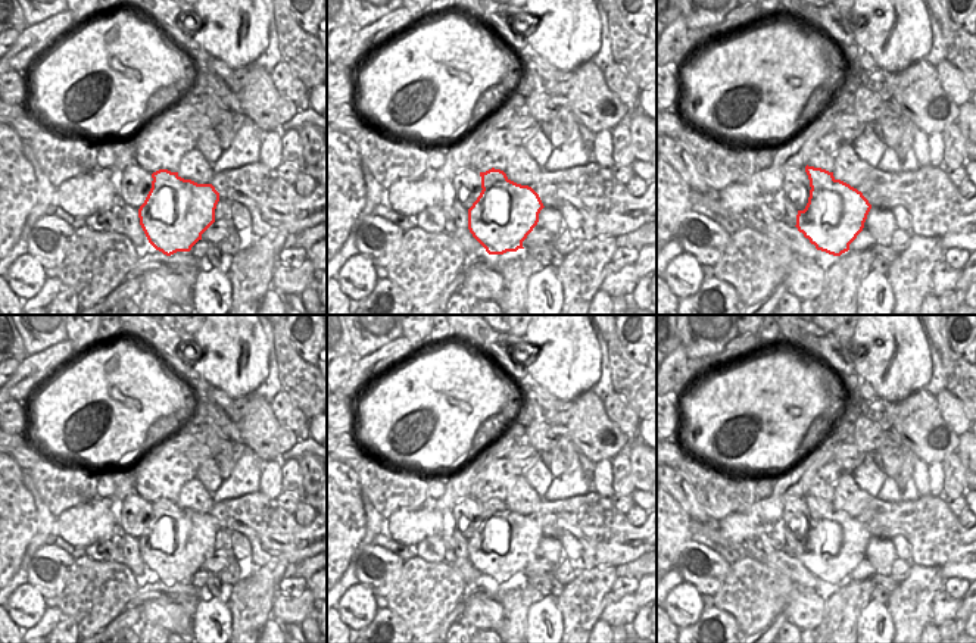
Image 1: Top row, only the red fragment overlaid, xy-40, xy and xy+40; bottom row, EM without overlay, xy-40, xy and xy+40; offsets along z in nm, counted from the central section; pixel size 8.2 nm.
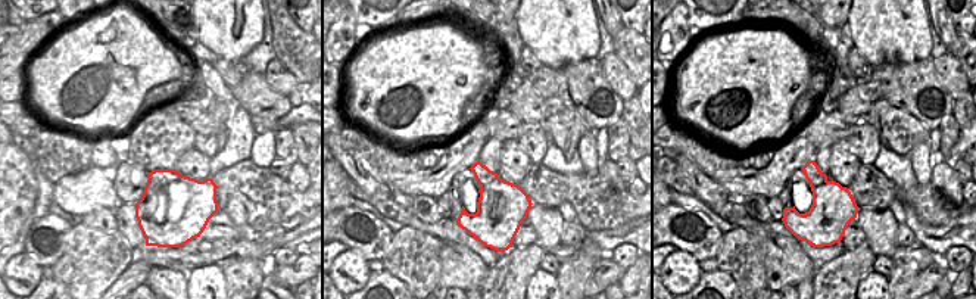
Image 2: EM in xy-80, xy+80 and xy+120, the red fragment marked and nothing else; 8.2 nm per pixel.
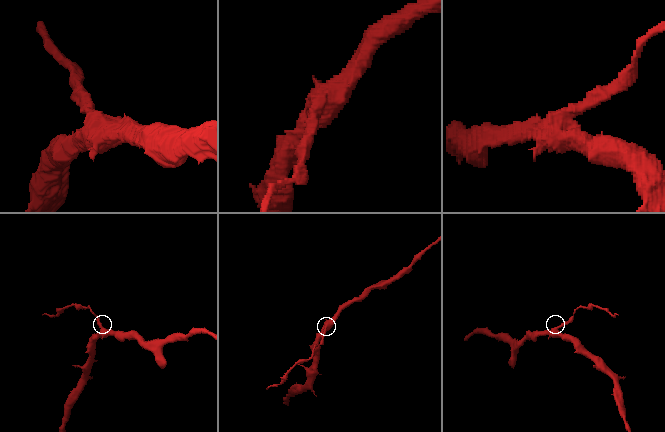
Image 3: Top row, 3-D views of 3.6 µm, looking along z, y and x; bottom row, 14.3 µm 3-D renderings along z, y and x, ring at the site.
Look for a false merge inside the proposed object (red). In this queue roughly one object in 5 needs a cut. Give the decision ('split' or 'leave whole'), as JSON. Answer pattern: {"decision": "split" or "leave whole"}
{"decision": "split"}

